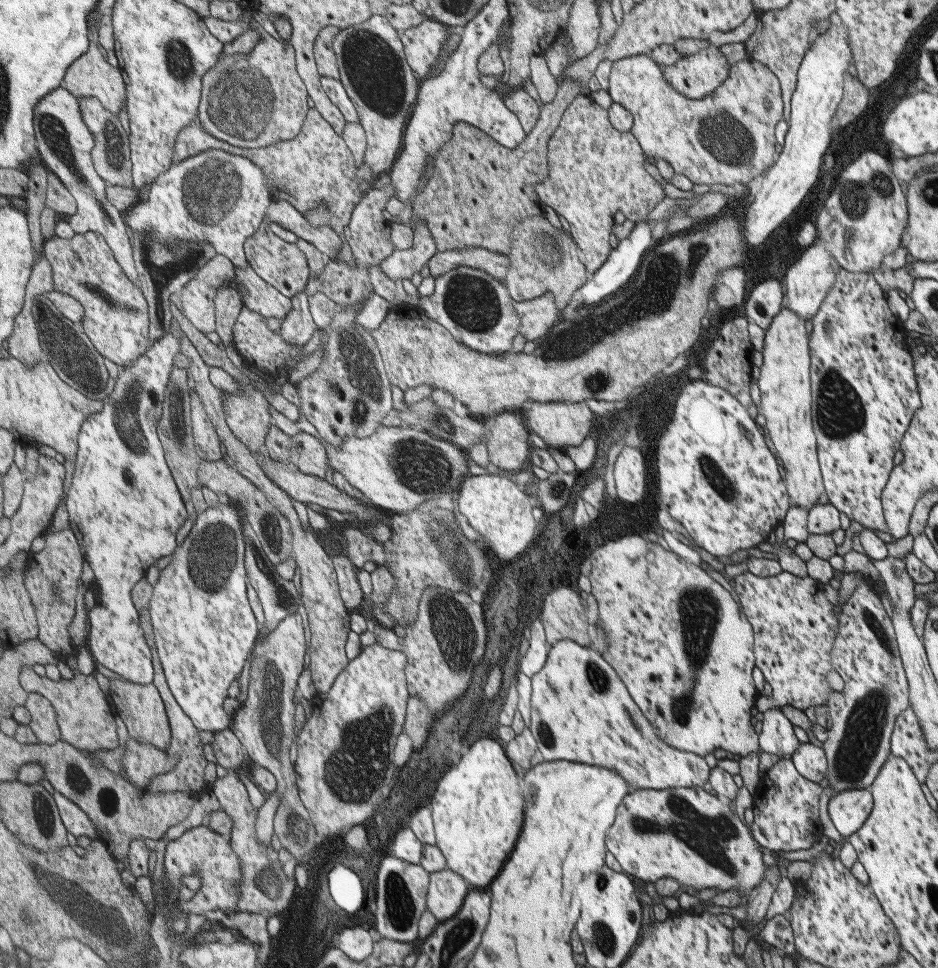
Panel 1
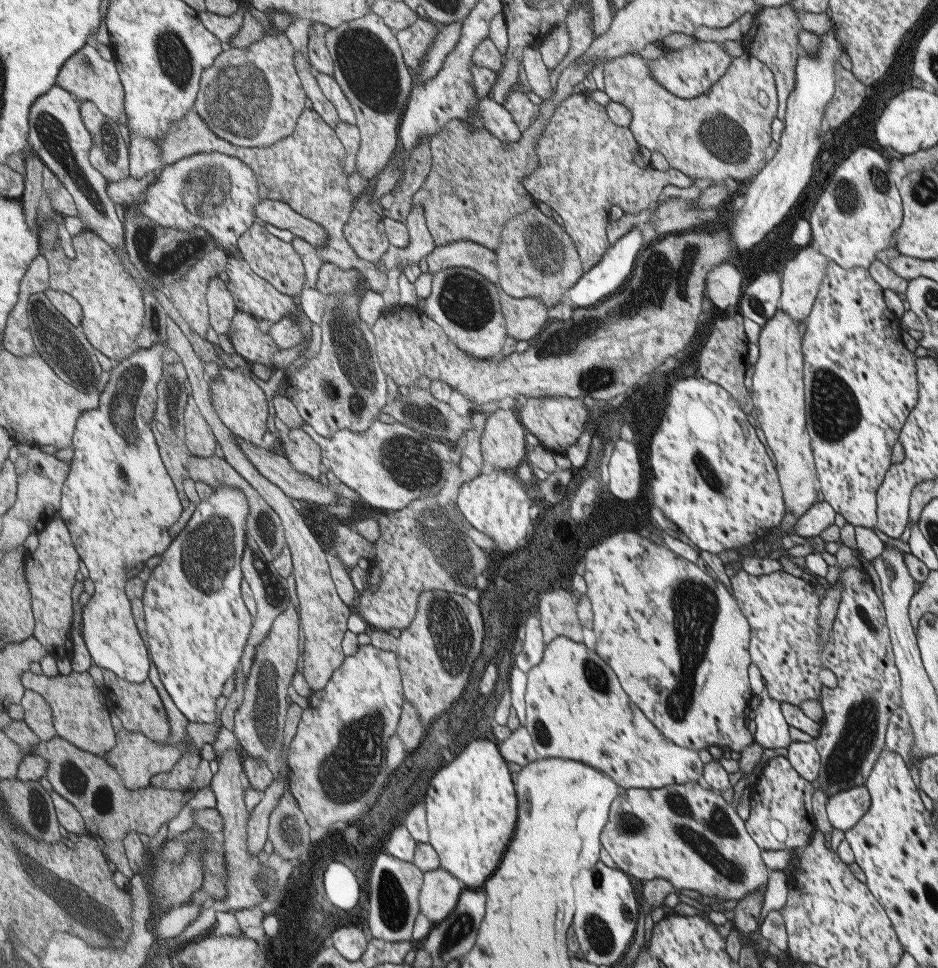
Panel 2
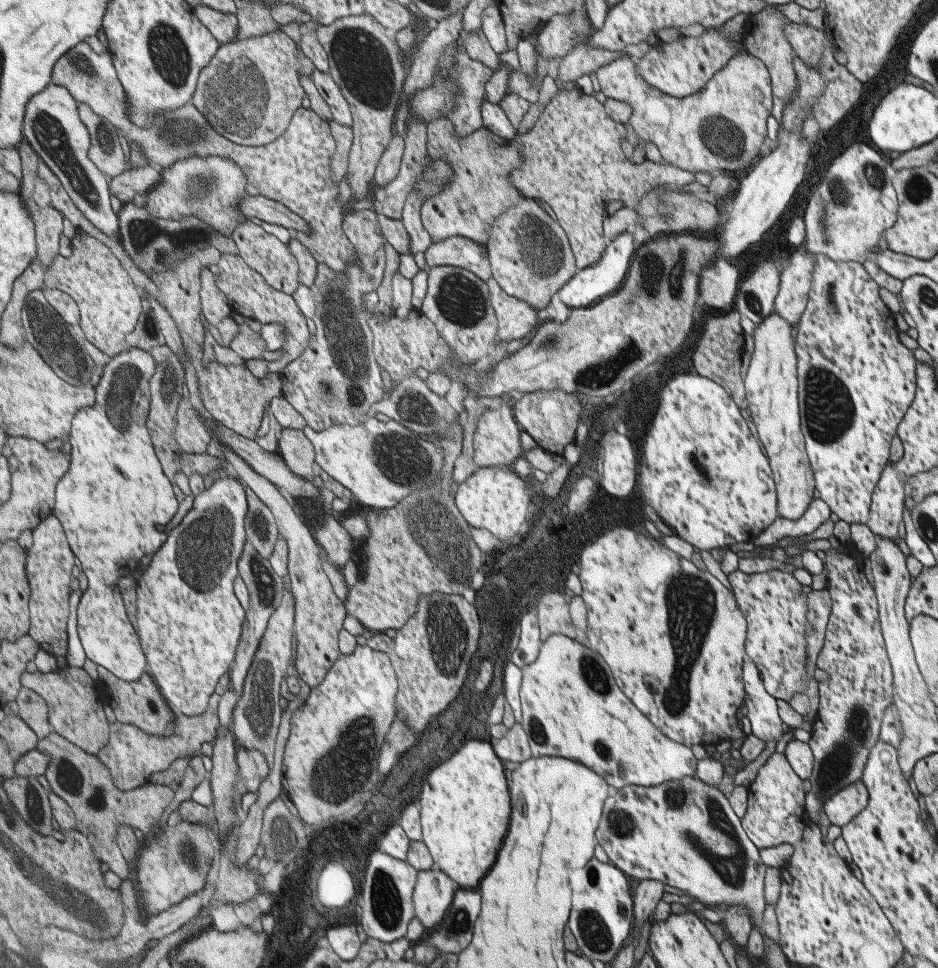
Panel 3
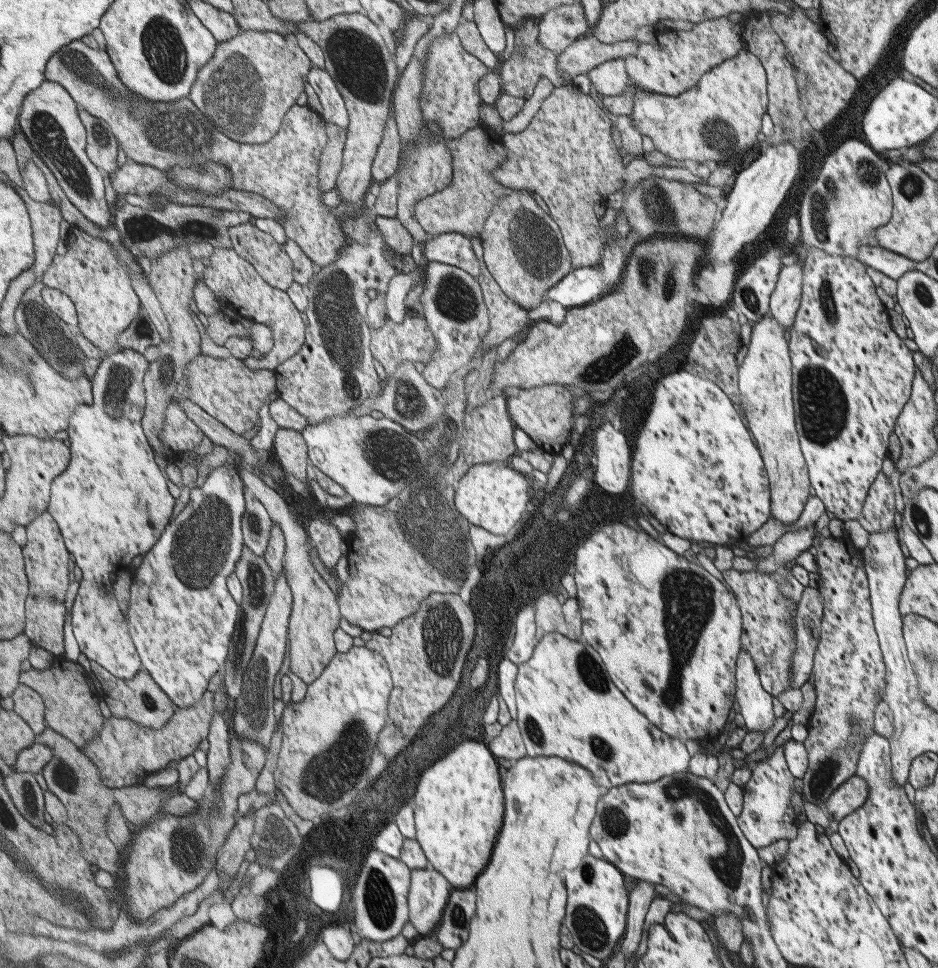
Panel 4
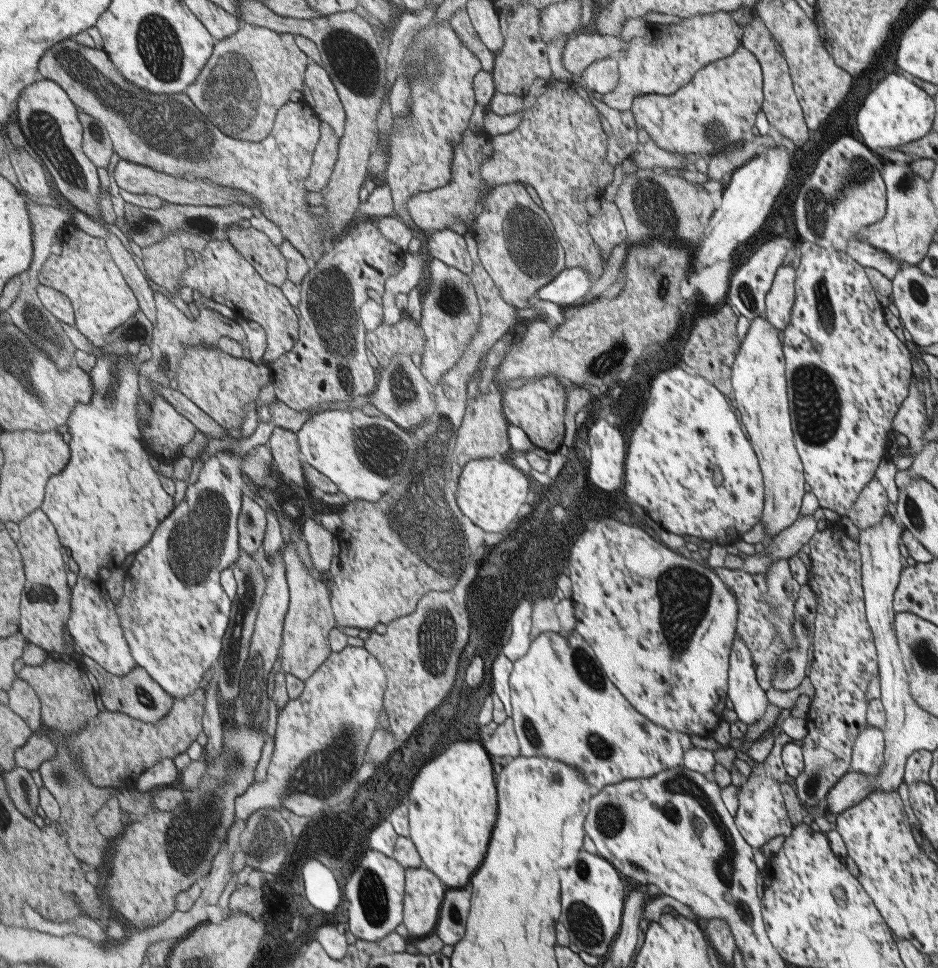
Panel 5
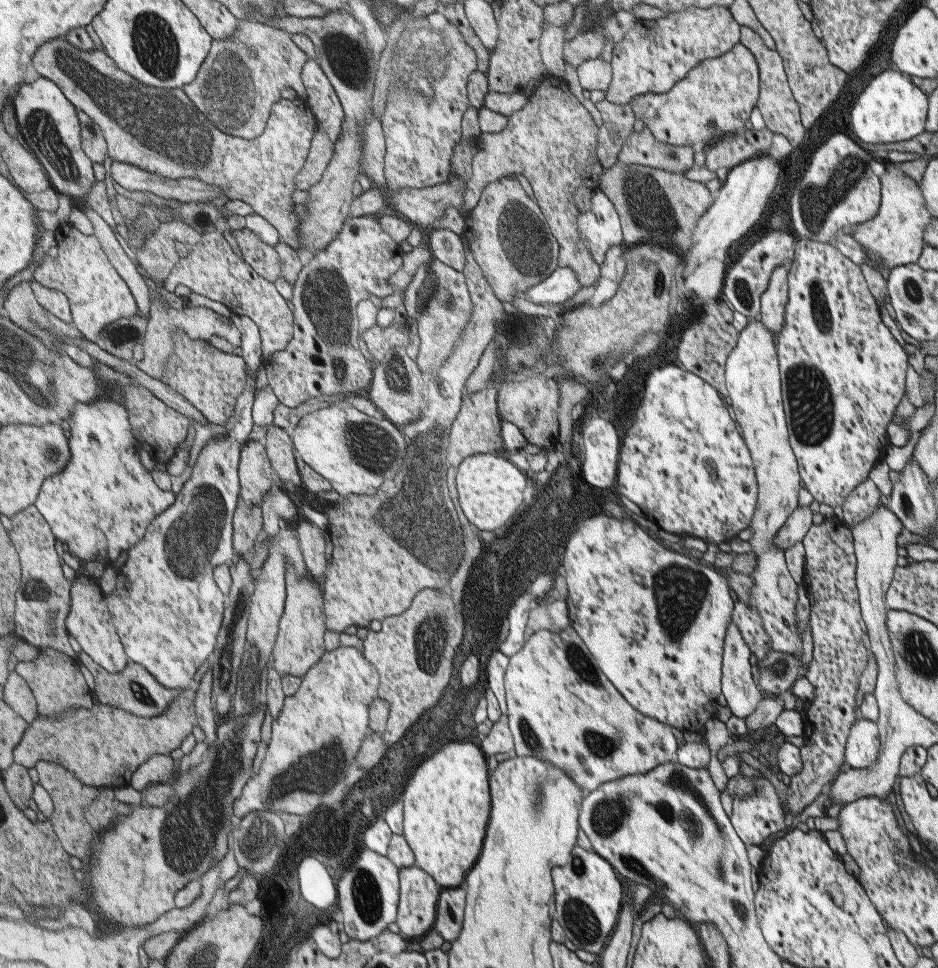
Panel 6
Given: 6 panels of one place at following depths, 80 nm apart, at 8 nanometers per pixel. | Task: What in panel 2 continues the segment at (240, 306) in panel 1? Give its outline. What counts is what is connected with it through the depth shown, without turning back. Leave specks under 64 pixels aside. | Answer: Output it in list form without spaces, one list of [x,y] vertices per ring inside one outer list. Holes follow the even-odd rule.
[[[223,276],[211,279],[208,286],[208,303],[211,315],[211,327],[218,334],[230,337],[232,322],[238,313],[237,299],[227,286]]]

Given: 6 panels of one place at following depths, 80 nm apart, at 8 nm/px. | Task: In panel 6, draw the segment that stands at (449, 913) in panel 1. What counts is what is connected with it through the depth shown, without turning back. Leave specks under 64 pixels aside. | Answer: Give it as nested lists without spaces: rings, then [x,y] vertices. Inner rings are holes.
[[[417,865],[400,869],[401,898],[398,919],[400,933],[409,938],[435,930],[438,902],[445,887]]]

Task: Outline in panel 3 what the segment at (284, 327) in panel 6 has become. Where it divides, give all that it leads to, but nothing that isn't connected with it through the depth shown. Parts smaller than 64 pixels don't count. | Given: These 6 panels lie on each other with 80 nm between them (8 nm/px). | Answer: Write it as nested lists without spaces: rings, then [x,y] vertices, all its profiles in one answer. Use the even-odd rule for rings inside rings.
[[[222,254],[221,260],[214,268],[215,278],[219,288],[230,298],[234,310],[243,313],[246,317],[257,320],[266,326],[281,324],[287,327],[287,342],[280,351],[283,352],[276,361],[267,364],[269,373],[281,373],[294,360],[297,360],[307,350],[312,337],[309,332],[307,316],[303,314],[298,302],[285,292],[273,288],[259,272],[251,268],[241,255]]]

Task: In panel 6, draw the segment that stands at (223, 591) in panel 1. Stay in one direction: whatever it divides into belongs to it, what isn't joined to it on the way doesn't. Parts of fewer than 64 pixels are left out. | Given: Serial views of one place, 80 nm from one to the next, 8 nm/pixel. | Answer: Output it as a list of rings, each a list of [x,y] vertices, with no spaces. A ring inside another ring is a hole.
[[[235,314],[231,316],[231,320],[241,329],[242,332],[242,343],[240,348],[242,350],[241,356],[247,361],[248,373],[250,374],[250,380],[248,380],[247,388],[245,392],[238,398],[238,406],[234,415],[230,418],[228,424],[225,424],[227,435],[222,435],[221,439],[213,440],[213,437],[202,447],[199,456],[196,460],[195,465],[192,467],[191,478],[185,482],[181,492],[177,494],[175,505],[169,508],[163,515],[159,515],[155,522],[155,526],[149,526],[149,534],[143,538],[143,542],[139,542],[137,548],[129,550],[129,560],[126,560],[127,564],[123,566],[121,574],[125,576],[125,580],[121,580],[121,590],[119,592],[125,592],[125,594],[115,594],[115,596],[109,596],[105,602],[110,604],[111,614],[114,615],[113,624],[117,628],[121,640],[124,642],[125,650],[130,656],[131,661],[142,664],[163,686],[167,688],[179,688],[179,689],[191,689],[191,684],[195,682],[195,676],[199,672],[199,668],[209,660],[209,656],[215,652],[215,646],[217,646],[217,636],[219,636],[219,630],[223,626],[223,614],[225,614],[225,593],[215,583],[214,570],[216,566],[222,564],[229,564],[233,560],[233,556],[237,554],[235,552],[233,535],[234,535],[234,516],[237,511],[237,506],[240,503],[240,492],[241,492],[241,480],[239,480],[239,464],[242,462],[242,448],[243,442],[249,441],[249,436],[255,428],[255,421],[253,416],[253,407],[256,399],[255,388],[257,388],[257,382],[255,382],[255,375],[257,368],[264,364],[264,352],[263,352],[263,339],[261,336],[260,326],[249,316],[245,314]]]

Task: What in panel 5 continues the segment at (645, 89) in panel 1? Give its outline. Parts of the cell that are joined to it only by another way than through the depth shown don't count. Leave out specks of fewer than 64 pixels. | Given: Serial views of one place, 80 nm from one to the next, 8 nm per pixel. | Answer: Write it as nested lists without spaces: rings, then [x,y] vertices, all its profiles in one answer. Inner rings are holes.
[[[740,44],[730,56],[700,69],[689,83],[673,94],[635,97],[630,111],[637,128],[644,130],[659,148],[679,154],[706,154],[707,157],[725,146],[751,138],[762,102],[760,66],[753,54]],[[610,56],[588,65],[579,75],[583,78],[589,90],[604,95],[611,92],[618,83],[618,71],[616,68],[615,59]]]

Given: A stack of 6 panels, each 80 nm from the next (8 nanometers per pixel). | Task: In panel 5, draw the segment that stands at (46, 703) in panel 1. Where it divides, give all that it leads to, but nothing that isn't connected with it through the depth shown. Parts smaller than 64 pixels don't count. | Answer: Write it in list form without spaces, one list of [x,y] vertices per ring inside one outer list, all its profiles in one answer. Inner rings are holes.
[[[16,677],[16,681],[7,693],[10,707],[22,716],[34,731],[39,730],[44,720],[42,702],[36,690],[26,680]]]

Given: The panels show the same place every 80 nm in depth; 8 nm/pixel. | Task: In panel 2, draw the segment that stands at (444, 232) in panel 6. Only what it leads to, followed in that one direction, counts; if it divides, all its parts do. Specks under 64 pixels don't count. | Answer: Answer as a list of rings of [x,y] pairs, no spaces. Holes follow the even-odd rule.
[[[460,240],[447,246],[437,246],[425,261],[431,275],[446,269],[463,267],[479,272],[492,283],[496,283],[499,278],[493,250],[472,240]]]

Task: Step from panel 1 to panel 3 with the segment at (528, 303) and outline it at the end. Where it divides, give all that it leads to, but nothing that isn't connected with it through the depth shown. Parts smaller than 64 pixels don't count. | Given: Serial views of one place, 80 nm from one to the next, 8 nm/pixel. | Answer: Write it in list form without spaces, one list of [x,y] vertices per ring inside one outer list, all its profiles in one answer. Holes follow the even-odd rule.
[[[493,277],[484,280],[488,300],[497,320],[497,340],[523,338],[533,328],[539,326],[537,310],[527,302],[506,295]]]

